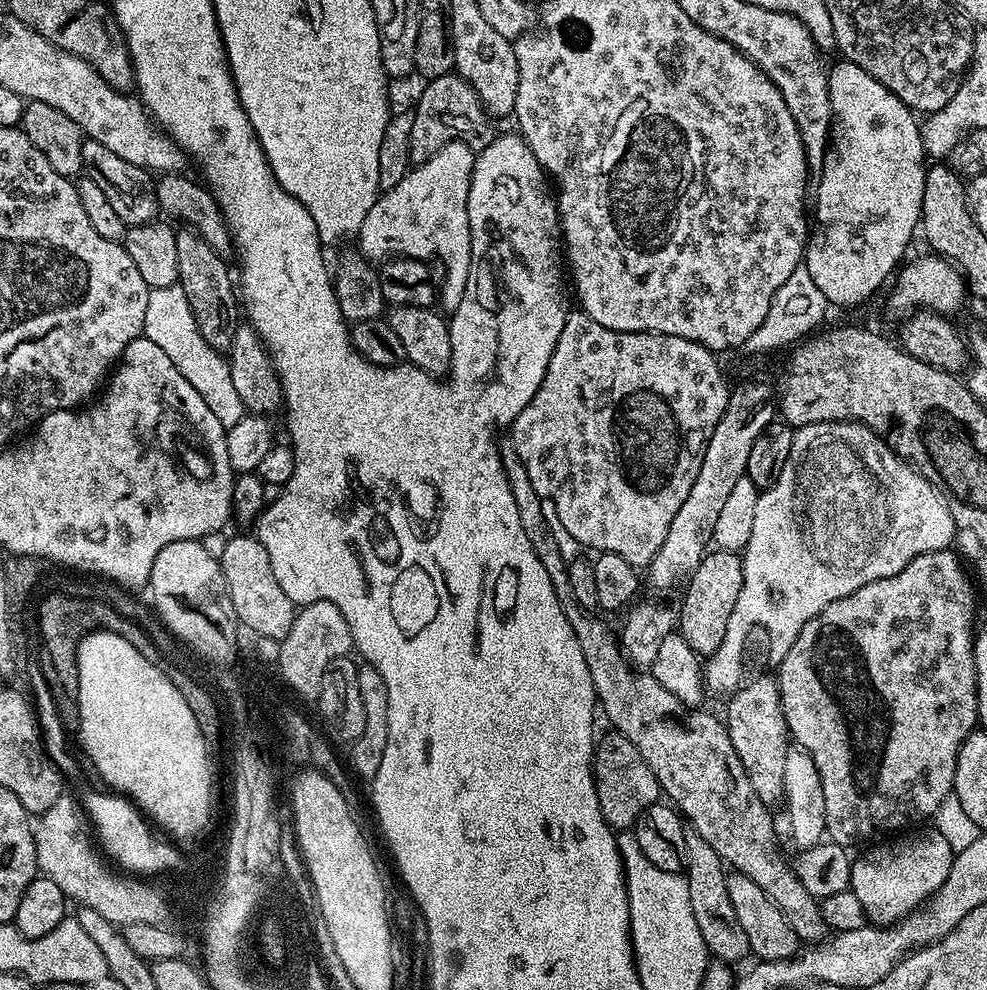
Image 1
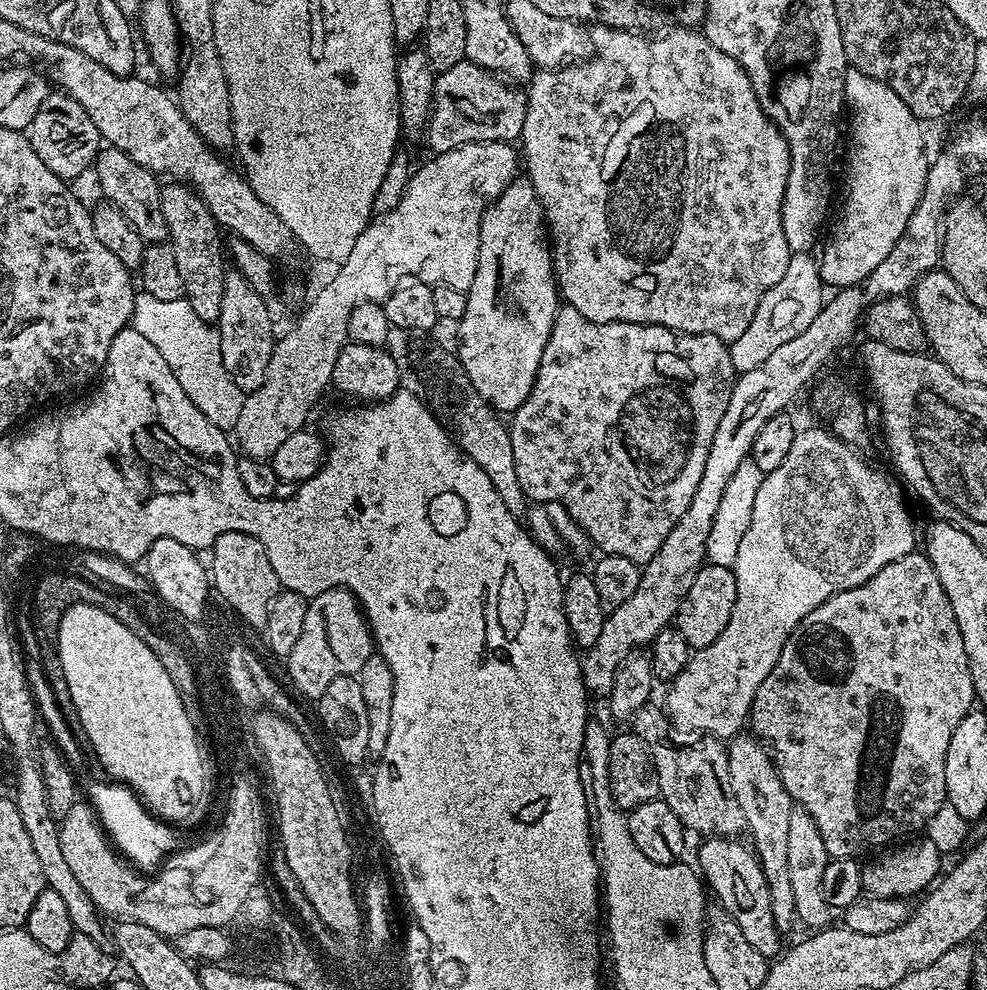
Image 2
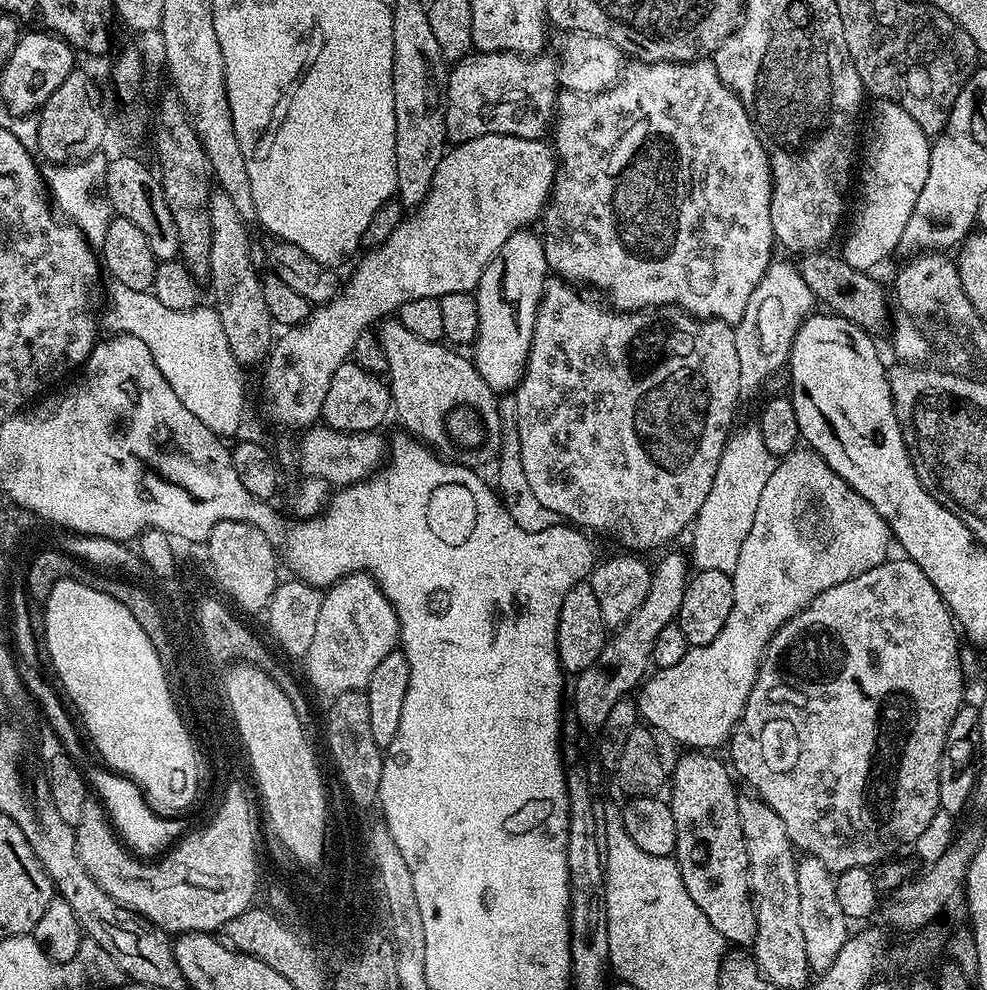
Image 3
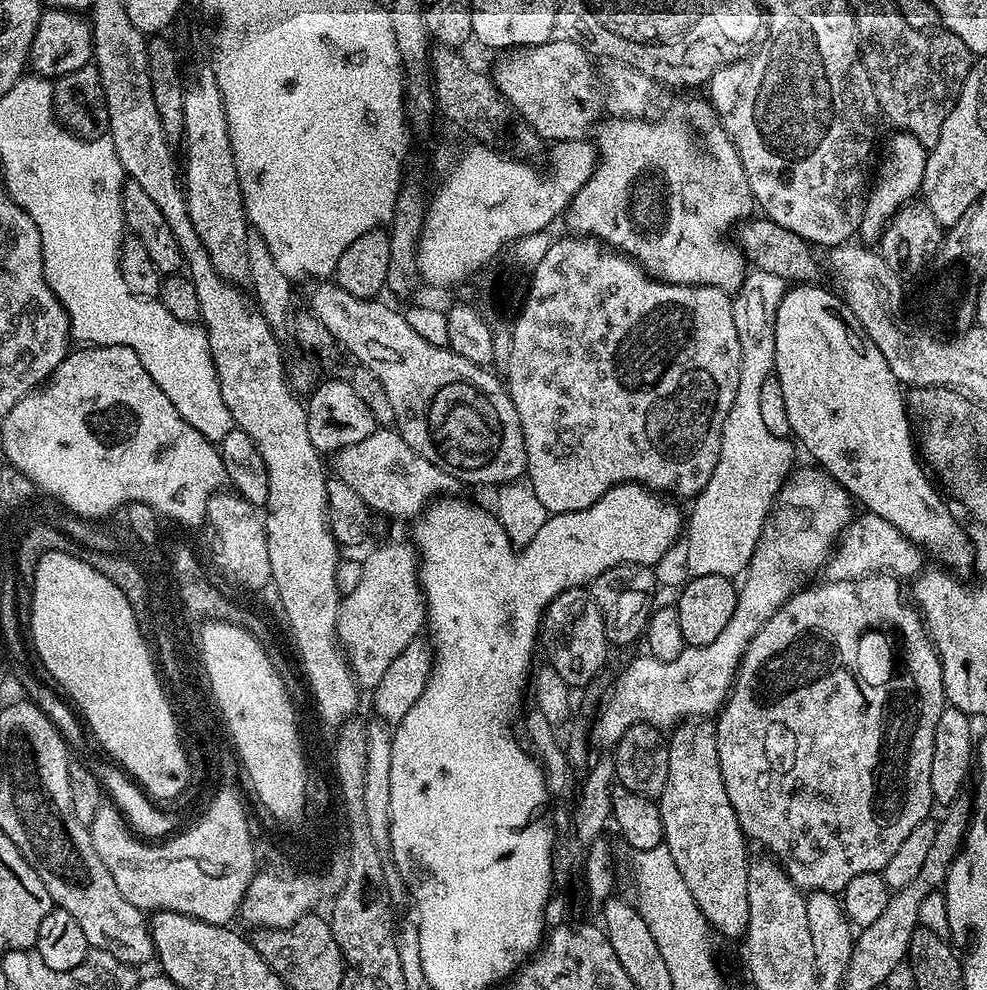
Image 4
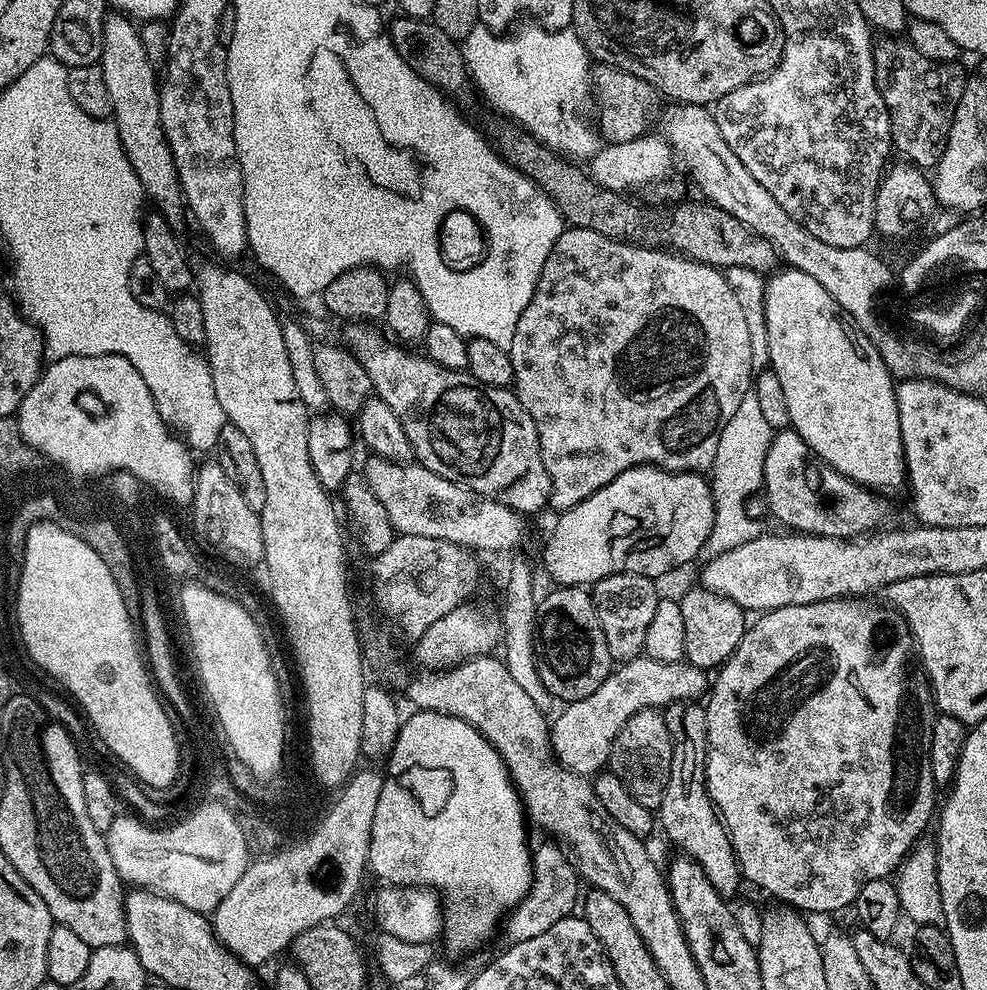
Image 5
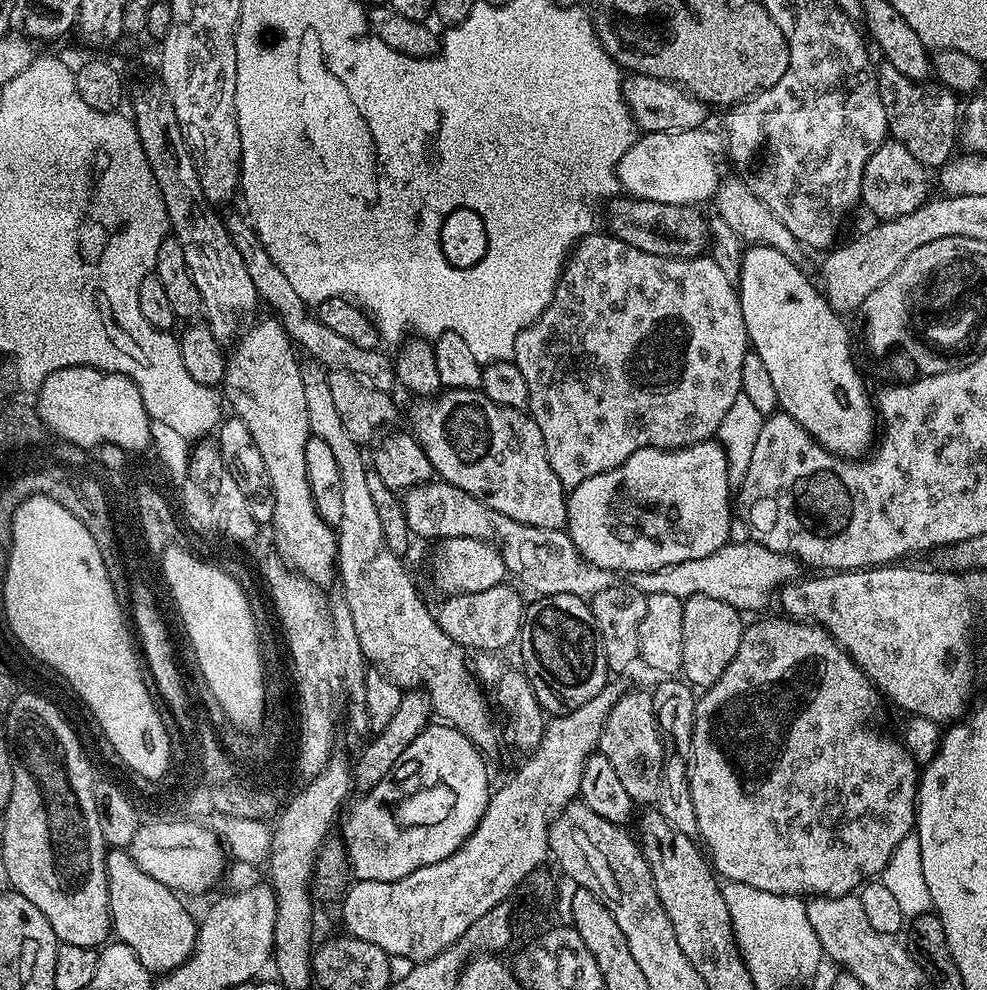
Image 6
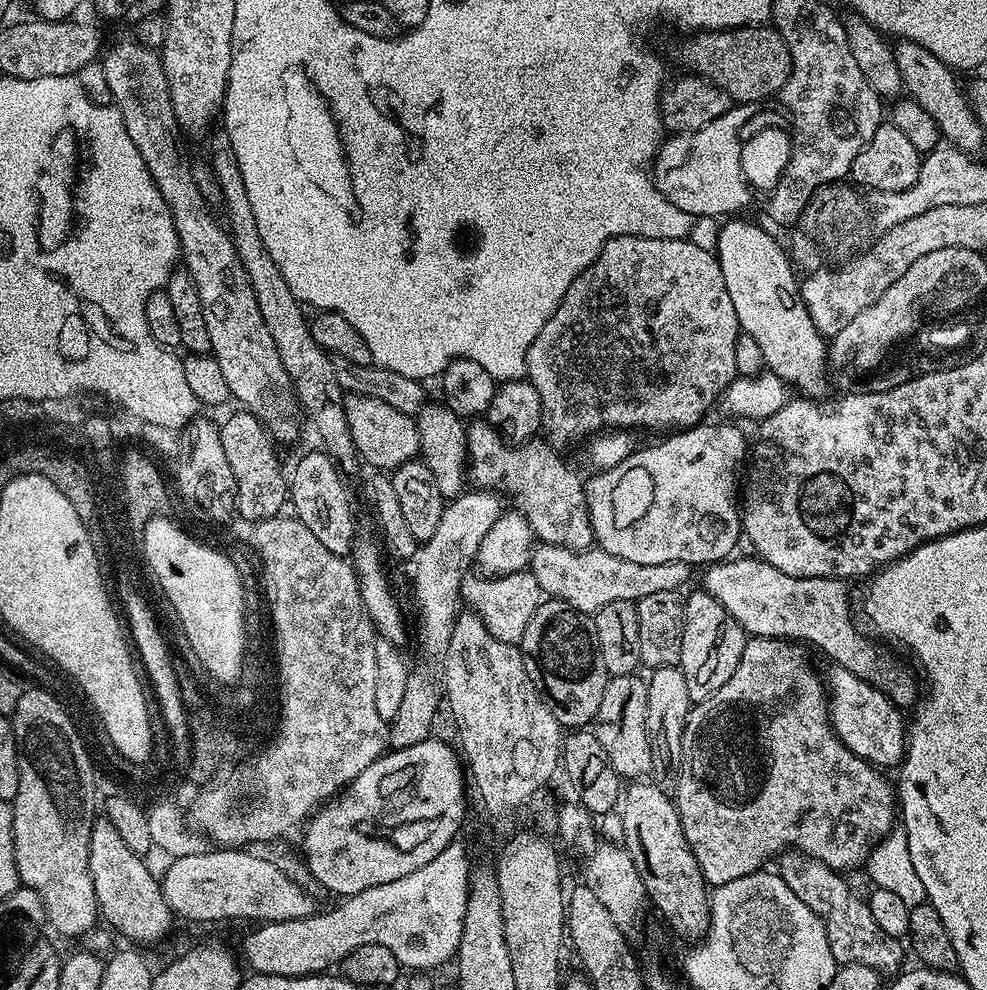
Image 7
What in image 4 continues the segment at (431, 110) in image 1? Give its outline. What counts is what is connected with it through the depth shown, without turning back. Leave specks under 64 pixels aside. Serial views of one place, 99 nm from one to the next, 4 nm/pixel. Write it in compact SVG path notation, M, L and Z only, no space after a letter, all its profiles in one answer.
M553 38L533 48L525 48L515 54L508 54L494 71L494 83L501 96L508 101L513 113L523 123L540 135L545 142L559 140L582 140L593 131L592 123L602 115L605 97L602 95L602 80L598 68L592 65L593 57L588 49L571 38Z

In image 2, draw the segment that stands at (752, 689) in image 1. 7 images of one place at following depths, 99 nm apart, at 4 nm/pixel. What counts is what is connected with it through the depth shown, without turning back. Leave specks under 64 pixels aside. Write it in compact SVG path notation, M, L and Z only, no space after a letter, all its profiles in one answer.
M737 734L726 744L730 786L734 786L734 798L738 798L738 806L742 806L744 827L747 835L752 835L750 844L768 883L774 922L781 930L788 930L796 920L794 890L790 887L790 870L786 870L786 854L790 847L790 814L794 810L794 801L782 782L771 751L755 735L744 735Z

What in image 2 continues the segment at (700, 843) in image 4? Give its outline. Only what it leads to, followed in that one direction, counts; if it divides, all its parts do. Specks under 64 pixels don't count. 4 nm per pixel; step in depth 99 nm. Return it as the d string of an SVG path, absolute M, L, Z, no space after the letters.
M710 836L703 841L704 845L696 852L695 867L702 877L703 883L710 889L715 899L738 922L743 936L749 940L750 946L758 950L766 958L776 958L781 955L781 928L774 922L774 910L768 883L755 851L747 843L726 836Z

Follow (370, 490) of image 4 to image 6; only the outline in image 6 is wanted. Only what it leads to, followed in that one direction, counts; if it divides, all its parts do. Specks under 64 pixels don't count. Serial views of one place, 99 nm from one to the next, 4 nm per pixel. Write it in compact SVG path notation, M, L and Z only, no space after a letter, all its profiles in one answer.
M427 482L403 493L402 503L406 522L413 537L446 541L449 538L478 538L491 540L499 547L504 567L512 572L537 597L554 594L574 594L591 598L598 590L606 590L614 583L613 573L594 566L574 546L567 531L559 528L539 528L514 522L498 510L490 510L466 490L443 482Z

